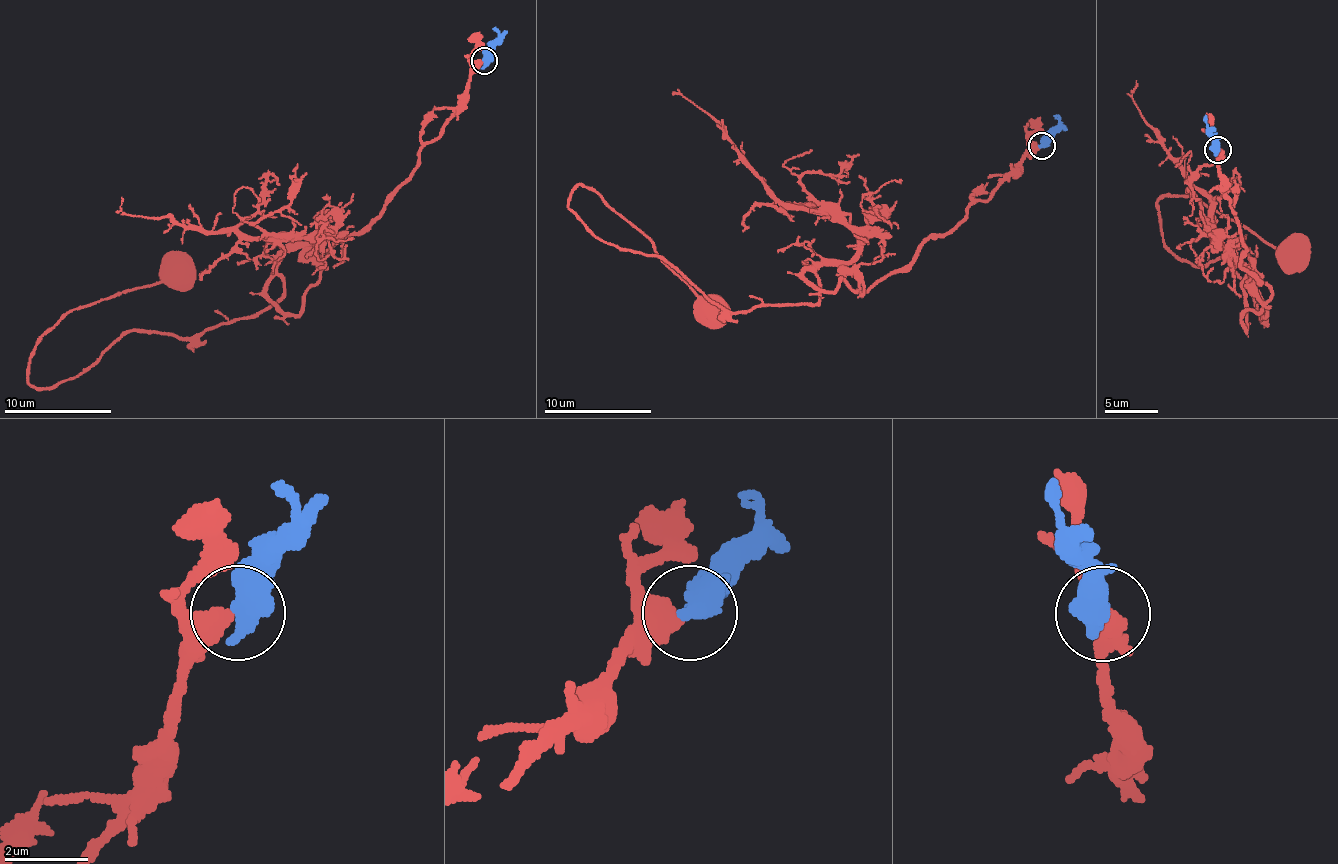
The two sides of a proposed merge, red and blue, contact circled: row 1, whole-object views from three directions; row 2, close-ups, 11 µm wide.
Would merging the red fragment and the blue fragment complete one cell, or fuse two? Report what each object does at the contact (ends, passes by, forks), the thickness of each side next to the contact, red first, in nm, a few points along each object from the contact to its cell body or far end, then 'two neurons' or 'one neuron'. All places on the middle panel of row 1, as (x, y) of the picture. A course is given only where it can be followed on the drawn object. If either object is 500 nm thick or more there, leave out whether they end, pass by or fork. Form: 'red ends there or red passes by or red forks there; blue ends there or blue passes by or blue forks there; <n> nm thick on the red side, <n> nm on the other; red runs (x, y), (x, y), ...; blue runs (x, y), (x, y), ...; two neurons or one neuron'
500 nm thick on the red side, 650 nm on the other; red runs (1039, 146), (870, 291), (819, 265), (813, 305), (747, 311), (604, 242), (567, 206), (576, 183), (716, 309); blue runs (1042, 147), (1046, 134), (1058, 123), (1056, 114); two neurons

